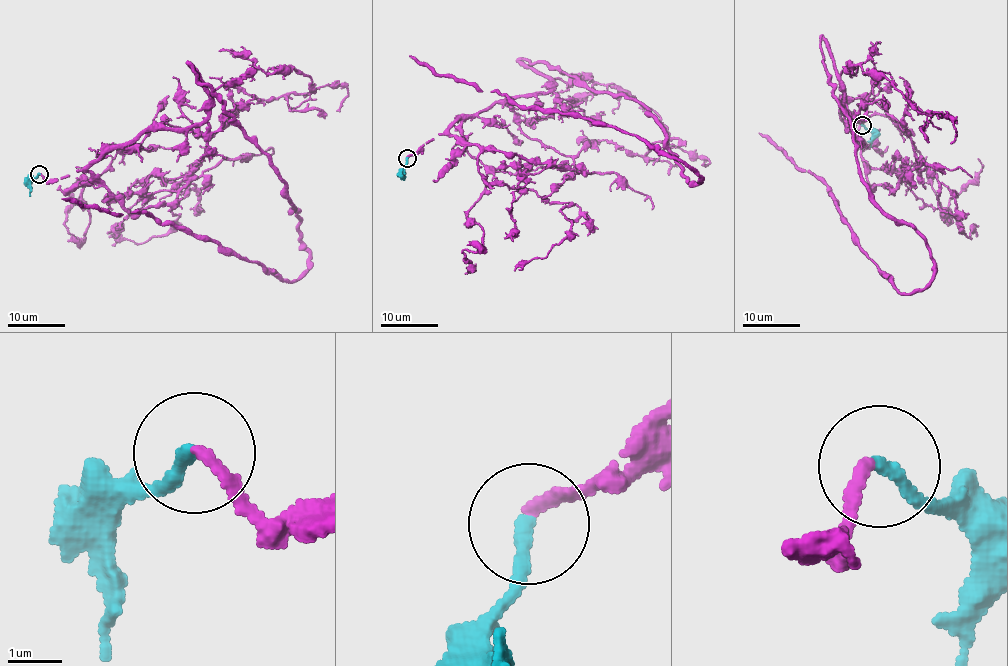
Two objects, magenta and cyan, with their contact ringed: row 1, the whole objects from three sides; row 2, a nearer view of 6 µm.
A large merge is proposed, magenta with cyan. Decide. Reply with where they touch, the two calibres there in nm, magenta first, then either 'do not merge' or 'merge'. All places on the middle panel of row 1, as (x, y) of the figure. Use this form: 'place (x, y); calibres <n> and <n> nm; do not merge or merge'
place (407, 158); calibres 240 and 240 nm; merge

